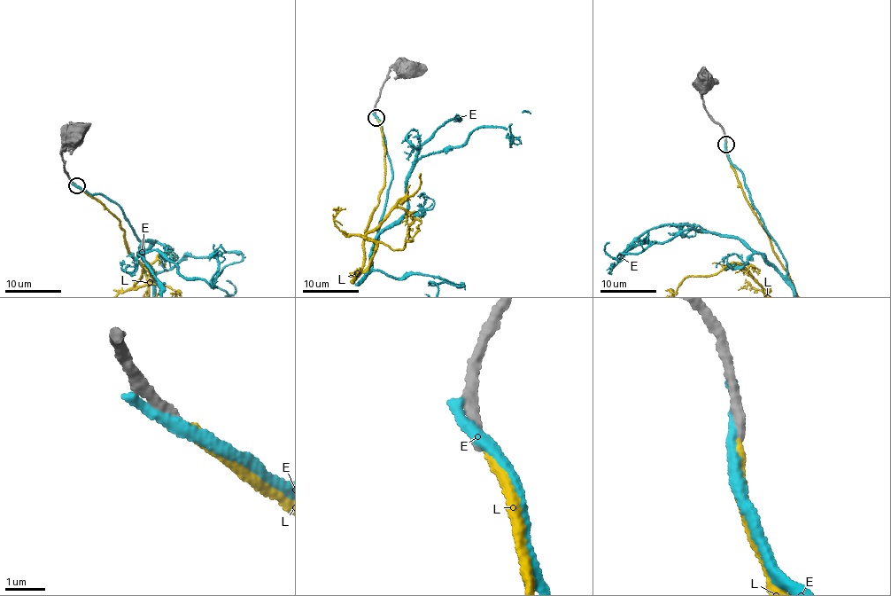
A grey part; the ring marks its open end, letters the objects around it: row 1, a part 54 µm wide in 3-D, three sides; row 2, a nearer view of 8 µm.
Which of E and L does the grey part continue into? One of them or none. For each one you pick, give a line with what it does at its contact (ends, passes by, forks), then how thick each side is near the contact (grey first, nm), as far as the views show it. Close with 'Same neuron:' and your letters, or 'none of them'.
L: it ends | 280/240 nm
Same neuron: L

